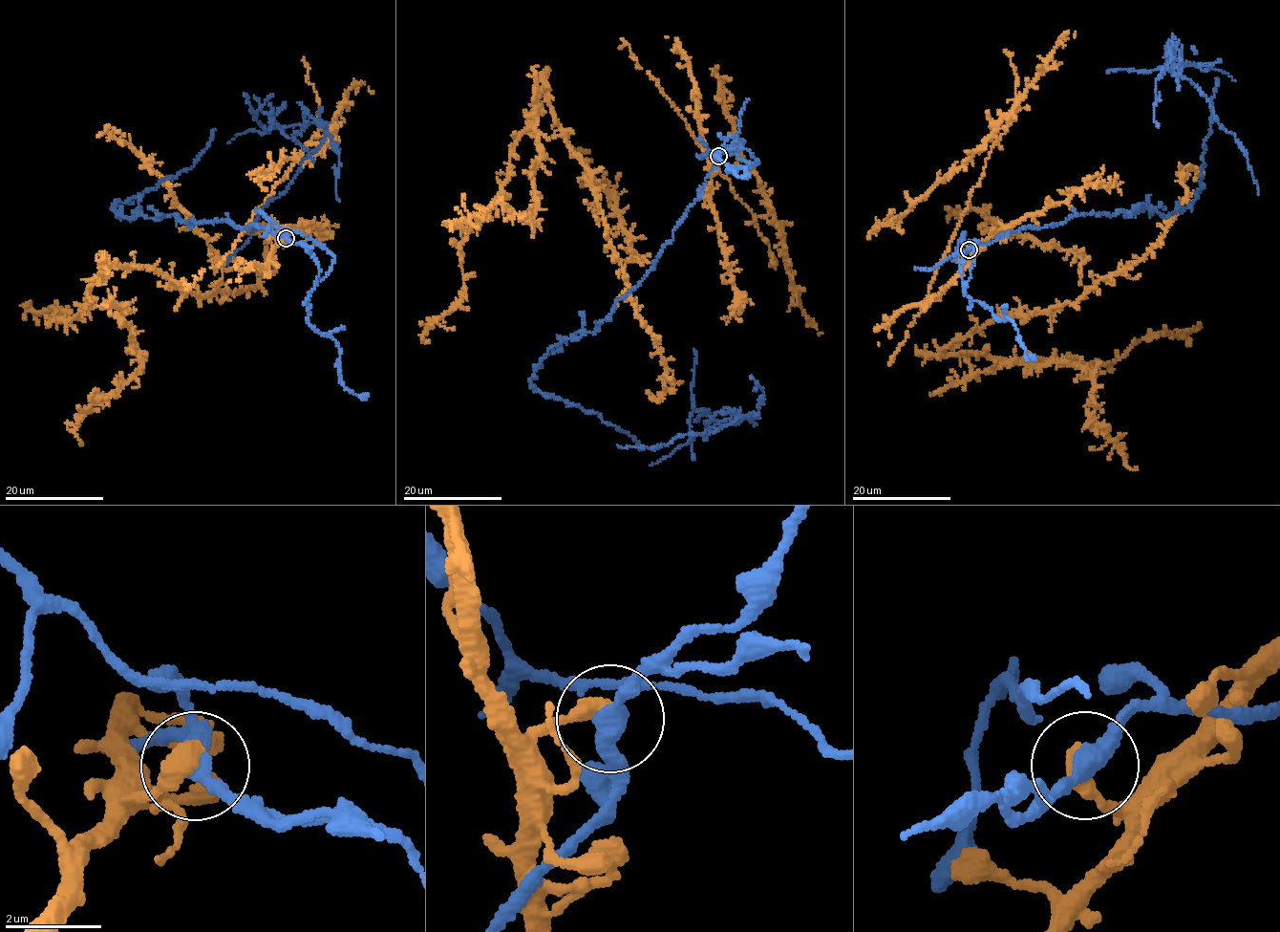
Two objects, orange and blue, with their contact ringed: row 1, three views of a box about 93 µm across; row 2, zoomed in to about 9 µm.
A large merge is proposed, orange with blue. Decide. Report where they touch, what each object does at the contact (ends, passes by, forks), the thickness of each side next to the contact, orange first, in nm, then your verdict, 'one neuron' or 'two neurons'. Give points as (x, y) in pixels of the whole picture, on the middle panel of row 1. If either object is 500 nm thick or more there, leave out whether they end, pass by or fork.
place (718, 156); orange ends; blue passes by; calibres 460 and 380 nm; two neurons

